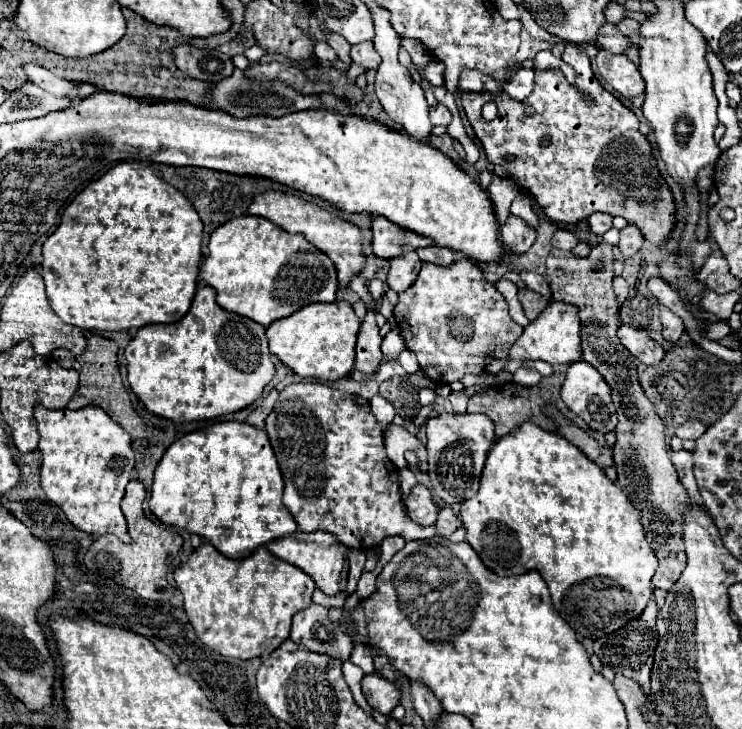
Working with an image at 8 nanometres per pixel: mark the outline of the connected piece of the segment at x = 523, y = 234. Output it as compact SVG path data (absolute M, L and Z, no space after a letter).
M511 214L507 218L507 224L501 228L499 240L507 252L525 254L535 242L535 230L529 228L521 218Z

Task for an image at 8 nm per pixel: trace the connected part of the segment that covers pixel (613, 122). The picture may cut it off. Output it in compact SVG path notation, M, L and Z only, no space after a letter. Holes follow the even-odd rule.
M569 44L561 60L575 68L577 72L575 82L569 84L559 68L549 68L549 70L535 68L535 88L527 96L527 104L535 108L533 116L525 116L521 102L511 100L505 92L499 94L461 92L463 110L473 126L475 136L483 144L487 160L491 164L503 166L507 174L515 180L515 186L519 190L527 190L551 222L577 224L579 220L589 218L595 212L605 212L611 216L623 216L627 222L635 224L641 230L645 240L649 240L655 246L663 246L669 240L673 226L677 222L675 200L671 202L671 188L667 186L667 182L657 170L657 160L653 158L649 140L639 132L637 116L599 84L599 80L591 70L591 62L585 54L585 48L577 48ZM583 94L593 100L593 106L589 106L583 100ZM491 100L499 106L499 114L493 122L487 122L481 116L481 108L485 102Z

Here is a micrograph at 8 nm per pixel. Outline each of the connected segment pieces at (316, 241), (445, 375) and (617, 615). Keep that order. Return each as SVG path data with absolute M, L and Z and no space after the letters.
M269 190L263 196L255 196L255 200L251 202L249 214L251 216L267 218L269 222L275 222L277 226L281 226L289 234L303 234L317 250L321 250L323 254L327 254L333 260L333 264L335 264L337 280L339 280L339 290L345 290L349 286L349 282L365 266L365 252L363 252L363 246L361 246L363 244L361 230L355 224L345 222L345 220L333 216L329 210L319 208L319 206L315 206L315 204L299 198L299 196Z
M459 260L449 268L423 264L415 284L399 294L399 302L395 306L395 320L407 348L417 354L421 370L431 380L443 384L451 384L465 374L483 372L491 360L505 362L509 358L509 348L523 332L523 328L511 320L507 302L501 292L489 280L485 280L483 272L469 260Z
M531 422L521 424L519 428L511 430L507 436L503 436L503 440L497 440L493 444L493 448L487 456L487 462L485 462L485 468L483 468L481 488L479 488L477 496L473 496L471 500L465 500L461 504L461 514L459 514L459 518L467 530L467 542L479 554L481 562L489 570L493 570L497 576L517 576L517 574L531 572L531 570L539 572L551 590L551 600L553 600L555 610L567 620L567 624L571 624L571 628L579 636L585 636L585 638L607 636L607 634L619 630L621 626L625 626L629 620L639 618L653 594L651 578L657 570L657 558L655 558L655 552L653 552L647 536L645 536L645 528L643 528L639 516L641 516L641 512L631 504L629 496L617 484L613 484L599 466L591 464L591 460L587 460L587 456L583 456L583 452L579 452L573 444L567 444L567 440L563 436L559 436L555 432L547 432Z

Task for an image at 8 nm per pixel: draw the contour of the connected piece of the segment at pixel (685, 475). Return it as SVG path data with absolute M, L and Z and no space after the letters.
M679 450L679 452L671 452L671 462L679 472L681 484L685 486L689 498L701 506L701 496L697 494L697 484L695 484L695 476L693 476L693 460L691 460L691 452L687 450Z

